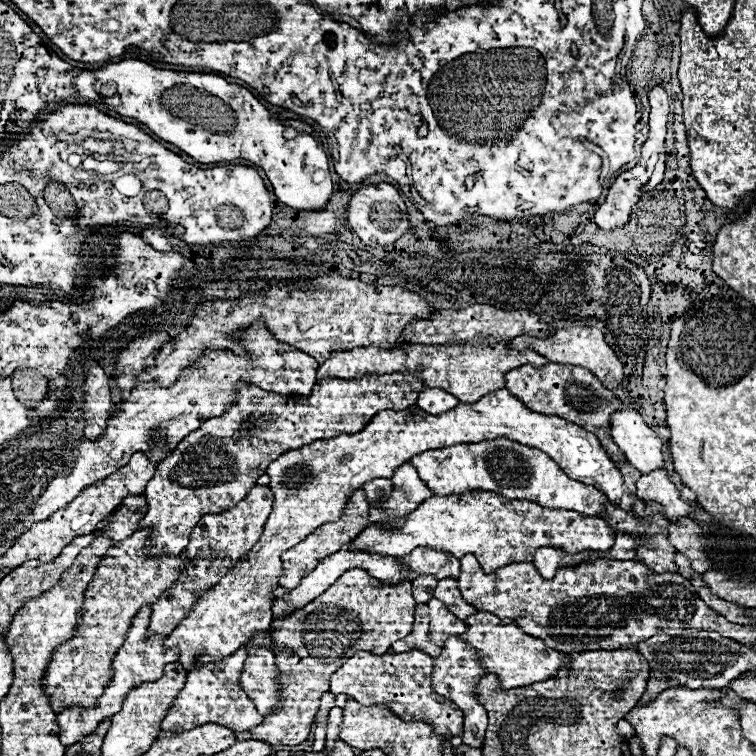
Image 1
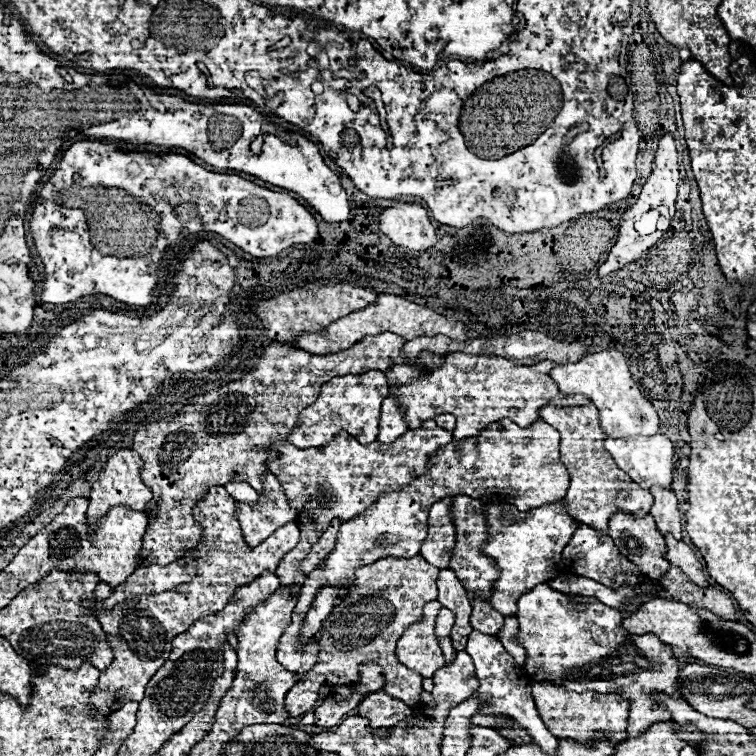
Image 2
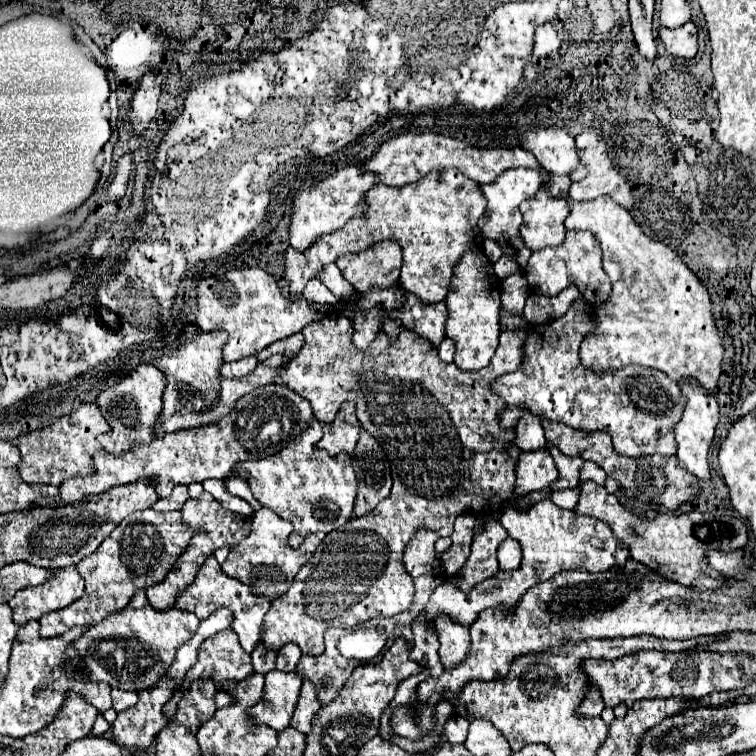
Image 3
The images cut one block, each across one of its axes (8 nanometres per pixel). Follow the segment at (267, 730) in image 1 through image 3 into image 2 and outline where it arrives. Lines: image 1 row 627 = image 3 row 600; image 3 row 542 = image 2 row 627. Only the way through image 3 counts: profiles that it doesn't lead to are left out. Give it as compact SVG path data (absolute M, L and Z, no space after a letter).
M414 556L414 558L382 558L378 562L374 562L372 566L360 566L360 570L356 570L356 578L352 580L352 594L348 594L348 598L342 598L330 612L330 616L324 620L324 624L320 626L320 638L316 638L316 642L320 644L320 662L316 662L316 666L312 666L312 670L308 674L304 674L302 680L298 680L292 690L286 694L286 708L290 712L290 716L300 716L306 710L310 710L316 702L316 692L322 684L328 686L348 686L350 682L358 682L358 666L362 662L376 662L384 668L386 674L386 686L382 688L386 694L404 700L410 708L416 708L422 704L422 678L420 674L416 674L416 670L408 670L398 658L396 658L396 642L400 640L400 636L404 634L404 630L418 622L422 618L422 606L426 602L436 600L436 578L438 578L438 568L428 564L422 556Z

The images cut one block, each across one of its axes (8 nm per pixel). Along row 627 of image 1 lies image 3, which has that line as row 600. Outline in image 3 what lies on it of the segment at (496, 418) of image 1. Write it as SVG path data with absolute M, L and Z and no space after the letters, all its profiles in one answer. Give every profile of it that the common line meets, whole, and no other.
M208 556L208 560L200 568L194 584L190 584L186 590L182 590L178 594L178 600L176 600L174 608L186 610L186 612L194 612L200 620L206 620L218 608L228 608L232 612L232 628L238 634L240 644L244 646L246 652L252 652L256 642L260 640L260 626L262 626L264 614L270 608L270 600L266 596L256 596L252 592L252 588L248 588L246 584L238 582L236 578L230 578L228 574L224 574L224 570L216 562L216 558Z

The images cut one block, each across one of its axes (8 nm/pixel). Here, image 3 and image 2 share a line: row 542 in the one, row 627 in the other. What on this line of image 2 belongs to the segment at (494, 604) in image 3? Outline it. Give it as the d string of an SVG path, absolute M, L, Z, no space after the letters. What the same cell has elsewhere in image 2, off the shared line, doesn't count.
M540 584L536 586L534 590L526 592L520 600L518 600L518 612L516 612L516 618L520 622L520 634L518 634L518 642L526 648L526 664L524 664L524 670L526 674L534 680L534 682L556 682L558 686L564 686L568 692L584 692L584 690L594 690L594 692L604 692L604 694L610 694L612 690L620 692L624 698L628 698L630 702L630 716L628 716L628 738L632 734L642 734L644 730L648 730L648 726L652 726L652 722L672 722L676 724L670 716L668 716L668 710L664 704L658 704L654 694L668 694L668 696L674 696L674 698L682 698L680 694L680 686L678 686L678 674L680 674L680 668L682 664L674 658L674 652L672 648L668 648L666 644L662 644L656 636L652 634L644 634L644 636L636 636L636 634L630 634L628 630L622 628L622 612L616 610L616 608L610 608L610 606L604 606L600 600L596 598L588 598L588 596L568 596L568 594L562 594L562 592L556 592L552 590L550 586L546 584Z

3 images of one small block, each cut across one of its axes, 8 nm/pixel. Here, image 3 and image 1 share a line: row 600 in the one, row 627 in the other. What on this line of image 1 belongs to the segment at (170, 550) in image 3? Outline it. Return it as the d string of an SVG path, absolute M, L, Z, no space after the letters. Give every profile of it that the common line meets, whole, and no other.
M138 530L102 556L96 574L84 592L84 606L74 636L54 650L50 666L42 678L44 694L50 698L50 706L56 714L74 704L92 706L92 702L100 698L110 678L110 662L122 646L128 626L132 624L132 614L136 614L144 602L154 604L156 598L160 598L160 594L164 594L164 590L178 580L184 556L144 558L146 554L142 546L148 534L150 530Z

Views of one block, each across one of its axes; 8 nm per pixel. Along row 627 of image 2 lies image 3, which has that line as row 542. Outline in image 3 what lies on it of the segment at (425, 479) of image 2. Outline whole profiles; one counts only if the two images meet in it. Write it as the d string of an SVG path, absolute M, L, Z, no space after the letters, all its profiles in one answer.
M310 420L310 428L292 440L282 452L262 458L236 464L236 472L248 472L248 484L252 494L266 506L272 508L280 518L292 522L294 530L288 538L288 544L296 548L308 534L322 532L328 534L344 526L354 508L356 498L356 472L352 458L348 454L338 454L332 458L328 452L318 450L314 444L322 438L322 424Z

